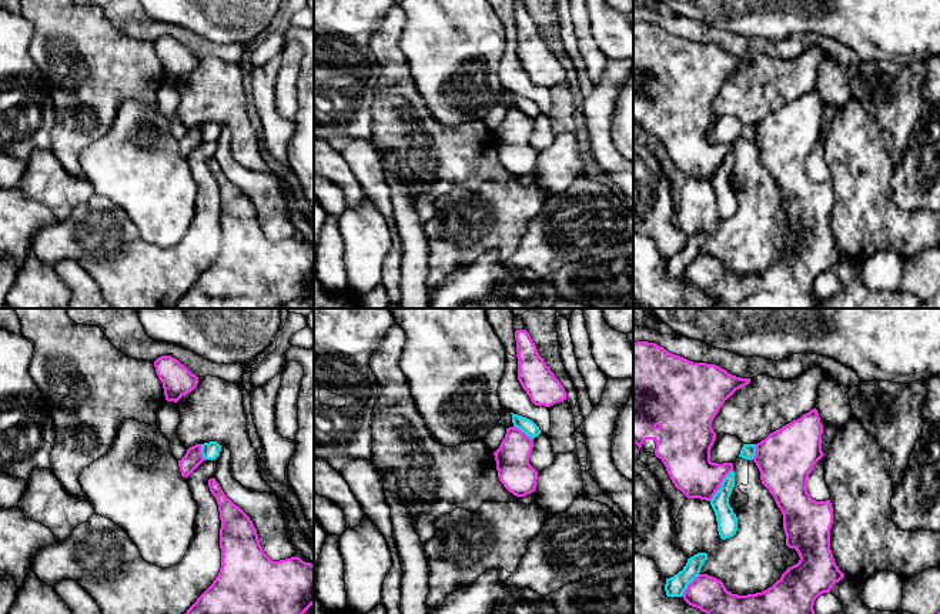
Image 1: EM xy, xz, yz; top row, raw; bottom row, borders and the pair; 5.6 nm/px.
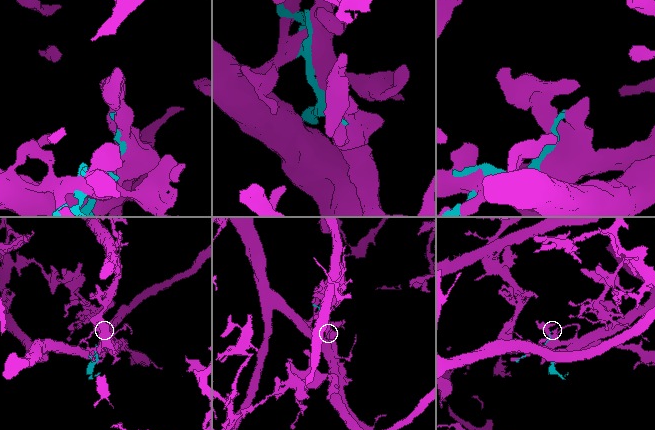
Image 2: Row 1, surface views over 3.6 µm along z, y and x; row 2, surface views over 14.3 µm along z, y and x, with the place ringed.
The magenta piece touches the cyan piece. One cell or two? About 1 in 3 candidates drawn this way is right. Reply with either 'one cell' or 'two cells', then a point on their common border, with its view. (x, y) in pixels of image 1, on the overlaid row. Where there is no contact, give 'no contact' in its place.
two cells | yz (719, 486)

